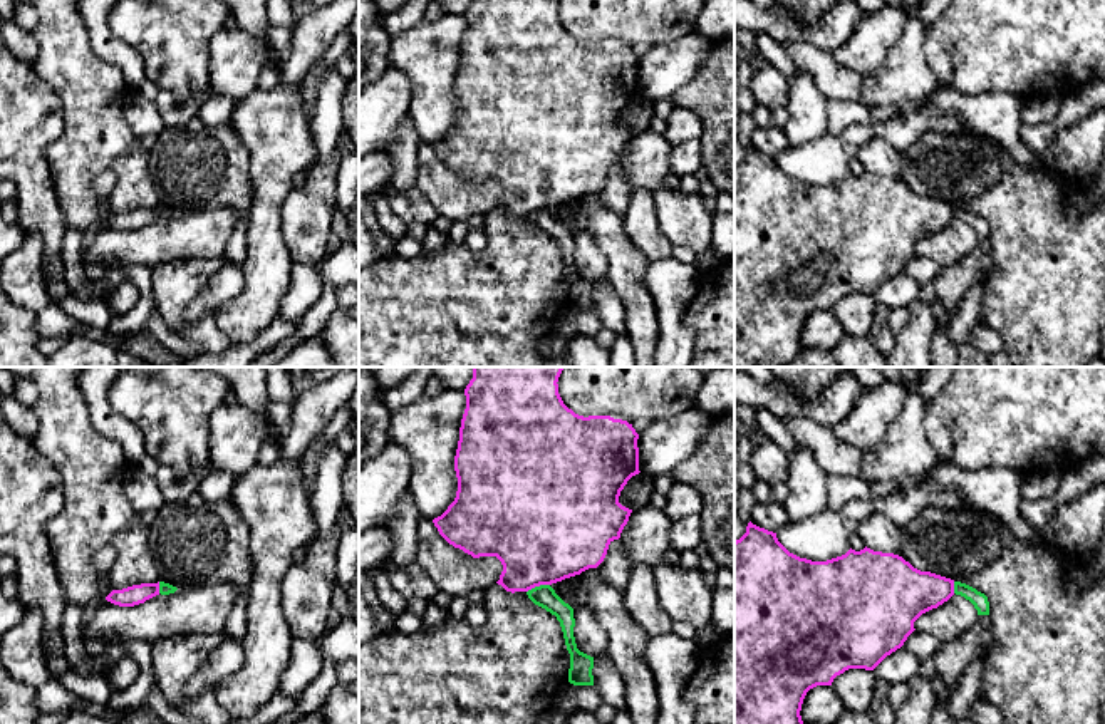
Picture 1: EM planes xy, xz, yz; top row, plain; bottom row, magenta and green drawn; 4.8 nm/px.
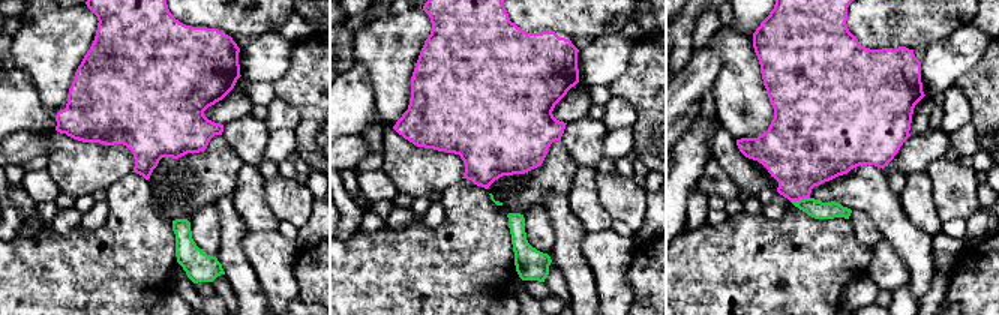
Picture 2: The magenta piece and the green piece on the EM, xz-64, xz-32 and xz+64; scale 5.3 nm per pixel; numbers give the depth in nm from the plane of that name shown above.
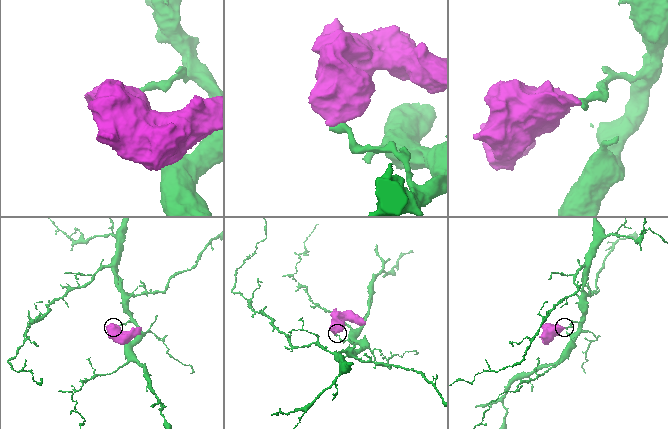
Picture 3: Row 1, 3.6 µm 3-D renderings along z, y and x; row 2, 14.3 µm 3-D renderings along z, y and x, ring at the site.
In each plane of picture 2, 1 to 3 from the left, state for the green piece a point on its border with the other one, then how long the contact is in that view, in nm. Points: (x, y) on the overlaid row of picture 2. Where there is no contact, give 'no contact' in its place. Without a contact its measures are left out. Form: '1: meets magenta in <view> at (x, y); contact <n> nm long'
1: no contact
2: no contact
3: meets magenta in xz+64 at (800, 198); contact 110 nm long

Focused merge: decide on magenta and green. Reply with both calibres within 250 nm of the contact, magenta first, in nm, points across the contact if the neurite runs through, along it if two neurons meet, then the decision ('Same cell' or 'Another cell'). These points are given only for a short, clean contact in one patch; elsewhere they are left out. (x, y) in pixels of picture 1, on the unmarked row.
Thickness 480 nm (magenta) against 110 nm. Boundary: xz (549, 208), (540, 208), (527, 217). Another cell

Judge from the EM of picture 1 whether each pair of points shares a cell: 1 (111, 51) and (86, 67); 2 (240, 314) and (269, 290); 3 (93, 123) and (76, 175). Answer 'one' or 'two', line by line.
1: two
2: one
3: one

